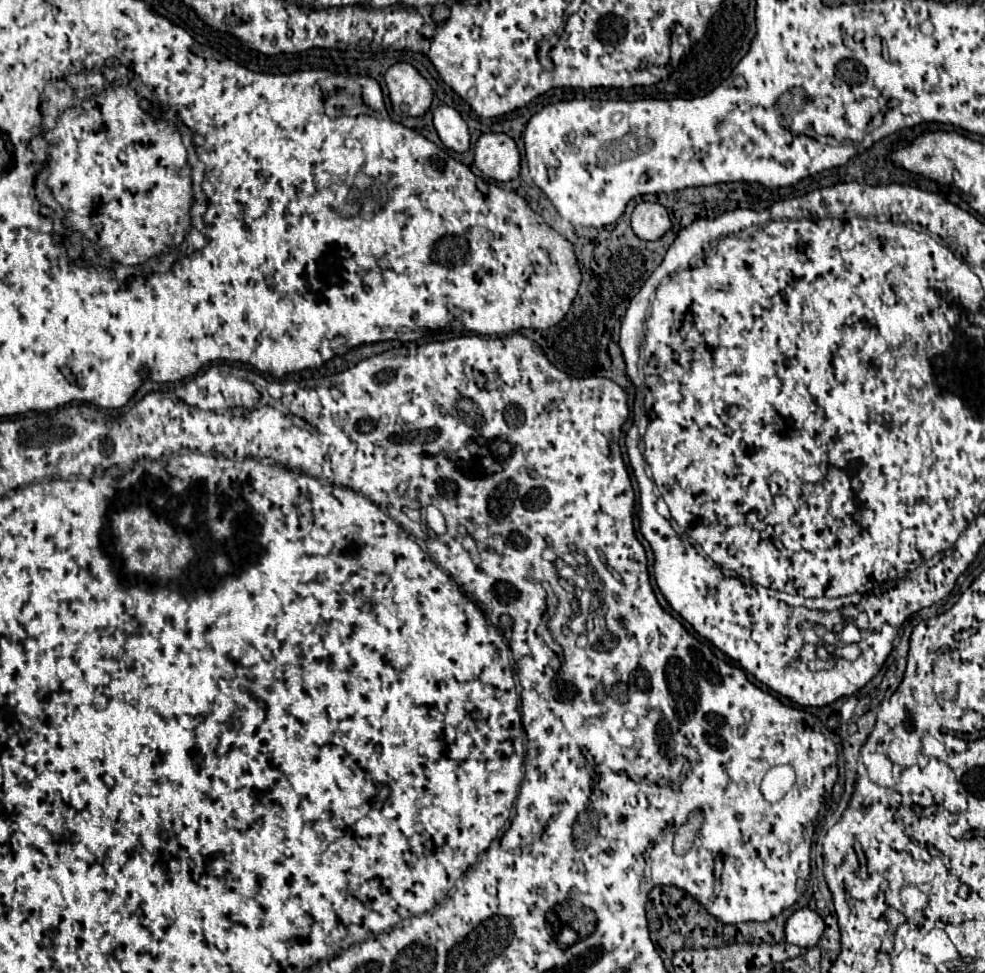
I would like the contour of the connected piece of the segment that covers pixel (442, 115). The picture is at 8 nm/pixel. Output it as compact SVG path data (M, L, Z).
M439 105L433 111L433 125L439 133L439 139L445 143L445 147L449 147L457 153L463 153L469 149L469 145L471 145L469 127L457 109L453 109L449 105Z

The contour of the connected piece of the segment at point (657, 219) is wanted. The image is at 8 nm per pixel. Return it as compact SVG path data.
M639 203L631 215L631 229L639 239L655 241L671 227L669 215L659 203Z

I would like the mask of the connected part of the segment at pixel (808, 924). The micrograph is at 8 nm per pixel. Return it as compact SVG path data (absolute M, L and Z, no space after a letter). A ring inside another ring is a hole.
M809 907L797 909L785 923L785 939L787 943L795 943L801 947L813 947L825 929L823 919Z

